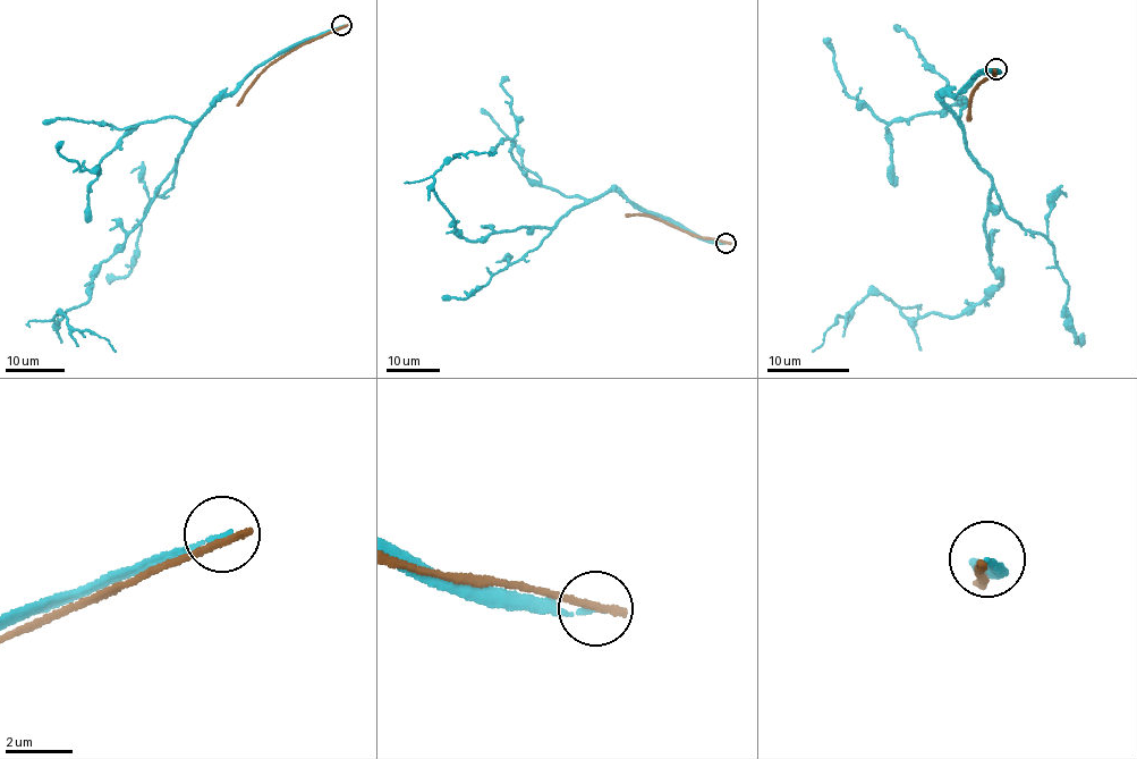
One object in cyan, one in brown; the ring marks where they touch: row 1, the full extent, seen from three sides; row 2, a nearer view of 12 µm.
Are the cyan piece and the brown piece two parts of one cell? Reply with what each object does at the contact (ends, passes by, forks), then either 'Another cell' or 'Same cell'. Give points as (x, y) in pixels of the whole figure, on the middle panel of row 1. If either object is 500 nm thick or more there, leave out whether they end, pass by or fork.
At the ring cyan ends. At the ring brown ends. Another cell

